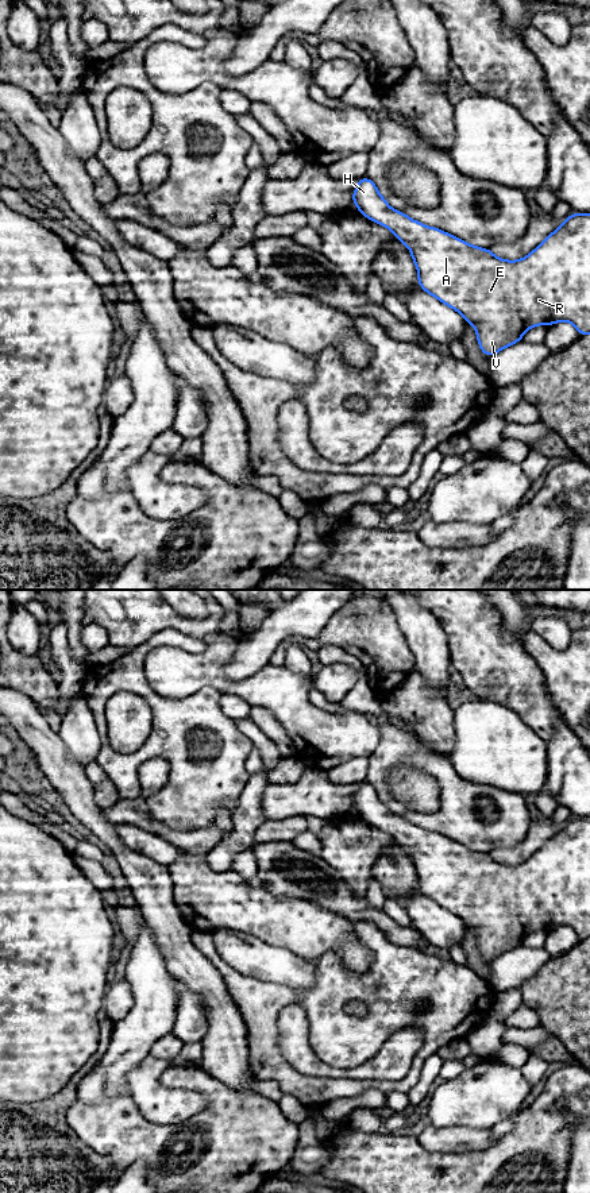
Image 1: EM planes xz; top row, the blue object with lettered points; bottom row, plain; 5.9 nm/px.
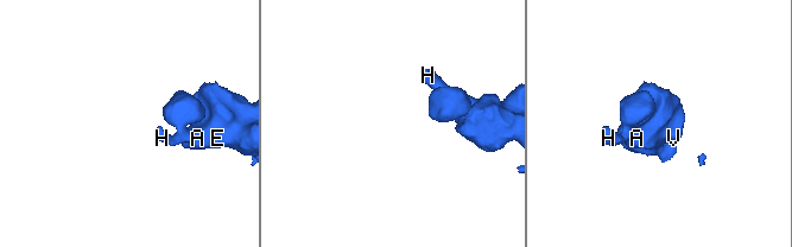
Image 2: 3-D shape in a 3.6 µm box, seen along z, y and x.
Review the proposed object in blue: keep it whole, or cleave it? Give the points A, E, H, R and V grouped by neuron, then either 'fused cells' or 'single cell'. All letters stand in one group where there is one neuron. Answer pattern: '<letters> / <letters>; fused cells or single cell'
A E H R V; single cell

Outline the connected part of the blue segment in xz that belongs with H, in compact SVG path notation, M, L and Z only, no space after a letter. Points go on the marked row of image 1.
M367 177L360 178L354 189L352 204L358 206L360 215L389 228L409 248L417 267L419 286L446 306L455 309L466 323L475 328L479 348L486 356L493 356L521 341L528 329L541 324L549 327L559 321L568 321L581 336L590 333L590 213L572 213L525 258L504 260L497 258L491 250L471 246L390 208L375 184Z

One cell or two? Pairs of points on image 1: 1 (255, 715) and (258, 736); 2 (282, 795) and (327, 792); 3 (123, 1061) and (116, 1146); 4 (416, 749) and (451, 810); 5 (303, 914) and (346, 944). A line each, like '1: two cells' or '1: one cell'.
1: two cells
2: one cell
3: two cells
4: one cell
5: one cell

